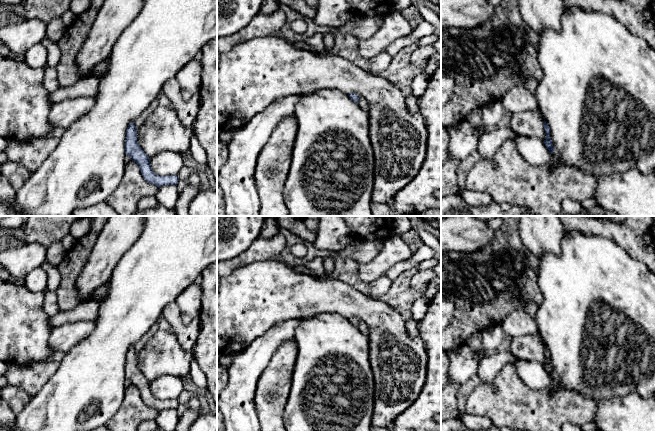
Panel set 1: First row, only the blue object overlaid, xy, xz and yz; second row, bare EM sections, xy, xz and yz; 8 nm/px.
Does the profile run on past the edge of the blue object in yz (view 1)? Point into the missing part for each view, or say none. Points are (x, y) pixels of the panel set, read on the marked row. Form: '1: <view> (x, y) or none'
1: none

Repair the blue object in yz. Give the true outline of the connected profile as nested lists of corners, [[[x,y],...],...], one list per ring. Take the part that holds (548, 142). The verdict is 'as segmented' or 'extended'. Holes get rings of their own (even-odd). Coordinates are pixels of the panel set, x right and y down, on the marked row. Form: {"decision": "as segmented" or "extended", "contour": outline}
{"decision": "as segmented", "contour": [[[543,121],[543,126],[544,126],[544,130],[546,133],[546,138],[544,140],[544,144],[546,146],[546,148],[549,150],[549,152],[552,154],[554,153],[554,146],[552,144],[552,140],[550,138],[550,127],[548,126],[548,124],[546,123],[546,121]]]}

